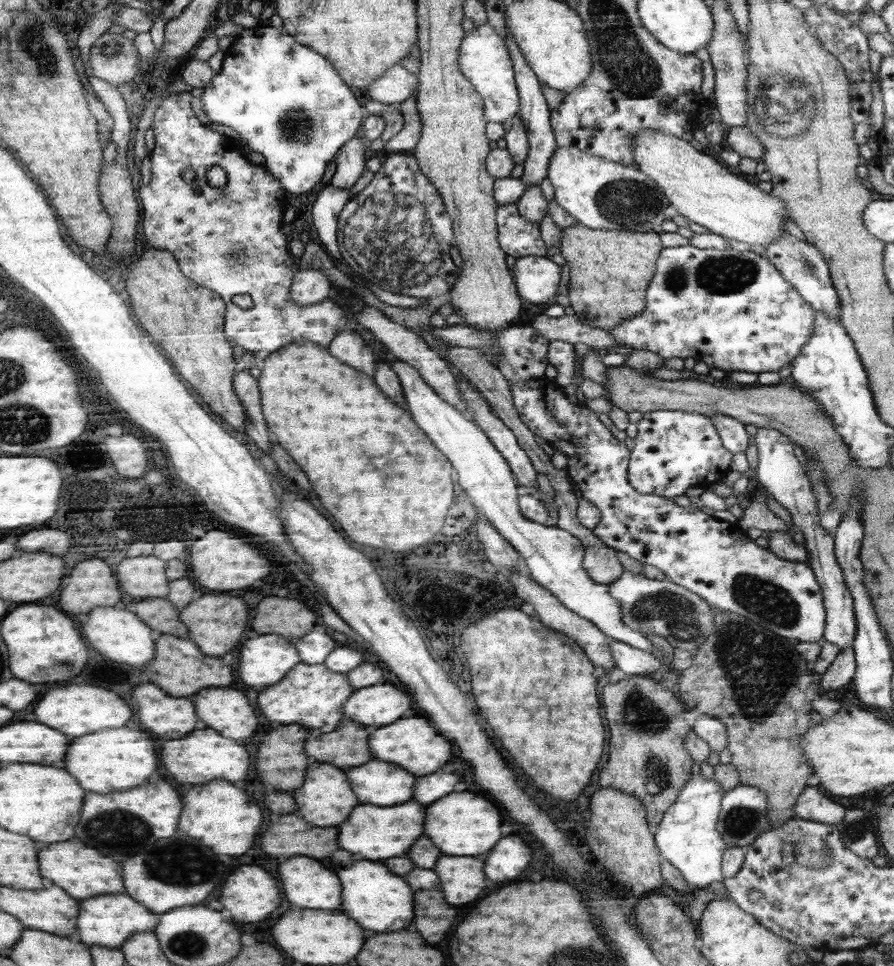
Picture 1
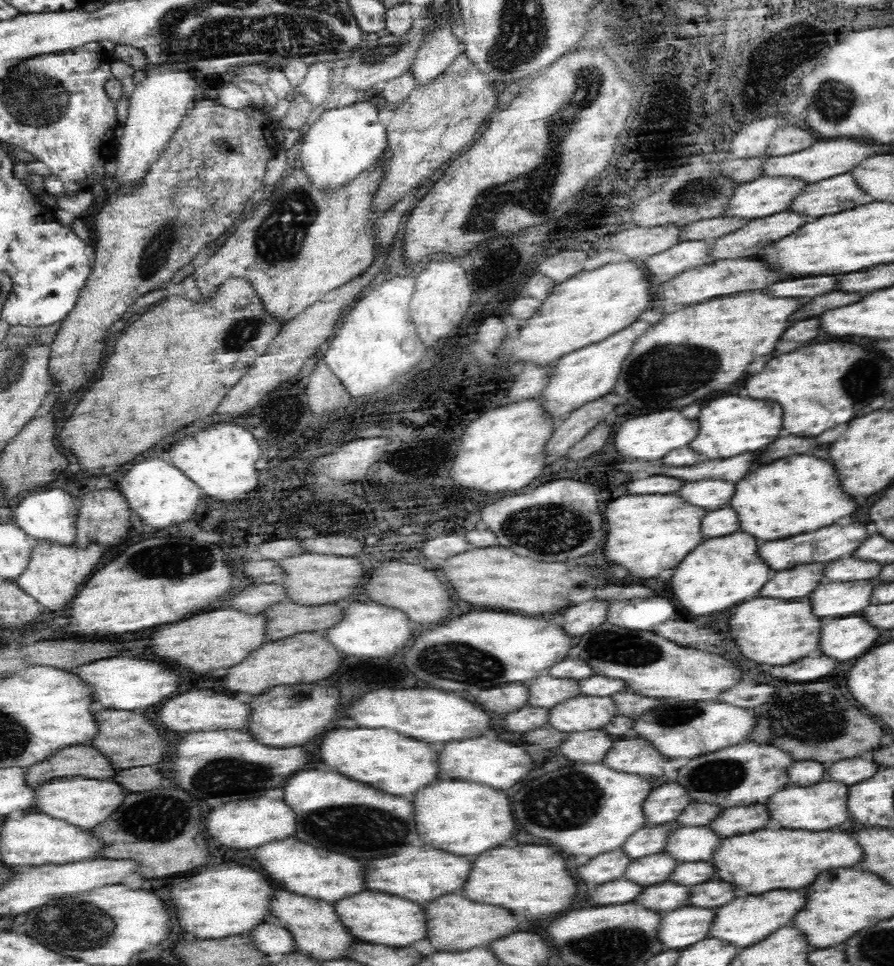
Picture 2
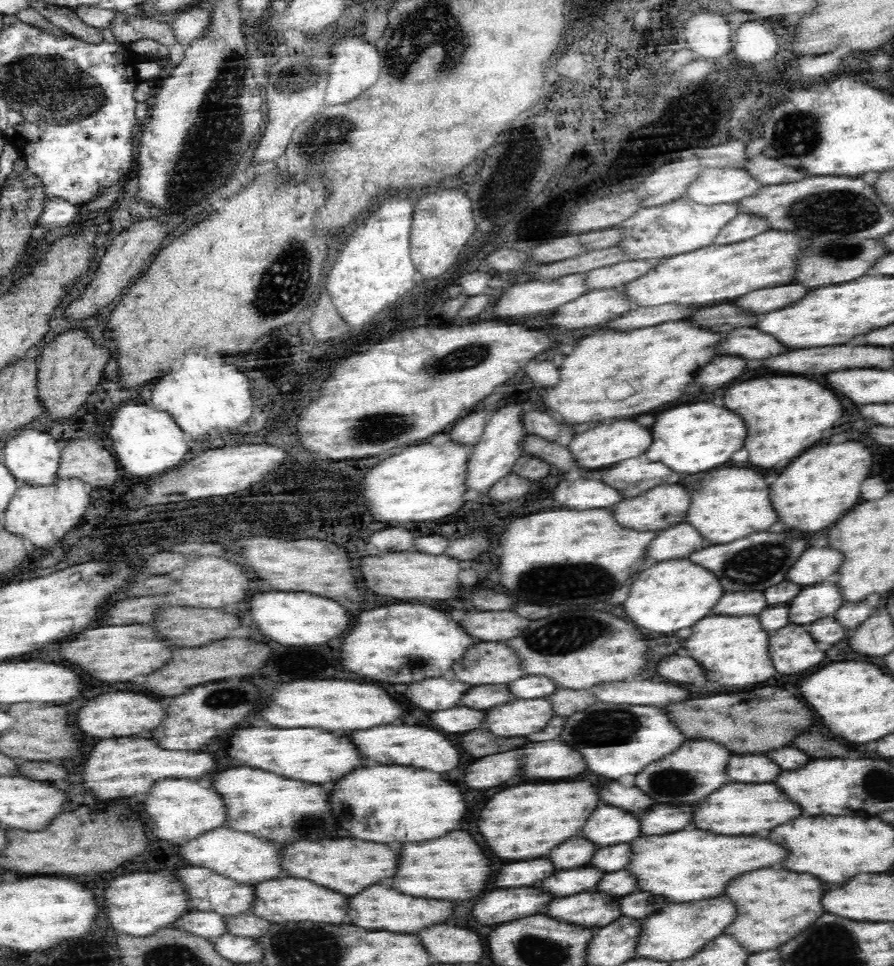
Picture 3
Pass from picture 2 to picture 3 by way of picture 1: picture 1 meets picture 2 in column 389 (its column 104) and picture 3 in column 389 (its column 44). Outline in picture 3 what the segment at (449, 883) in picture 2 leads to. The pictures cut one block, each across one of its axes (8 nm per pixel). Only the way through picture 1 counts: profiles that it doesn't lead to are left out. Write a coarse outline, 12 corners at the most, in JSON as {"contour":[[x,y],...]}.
{"contour":[[354,838],[296,840],[294,878],[354,896],[394,876],[398,852]]}

